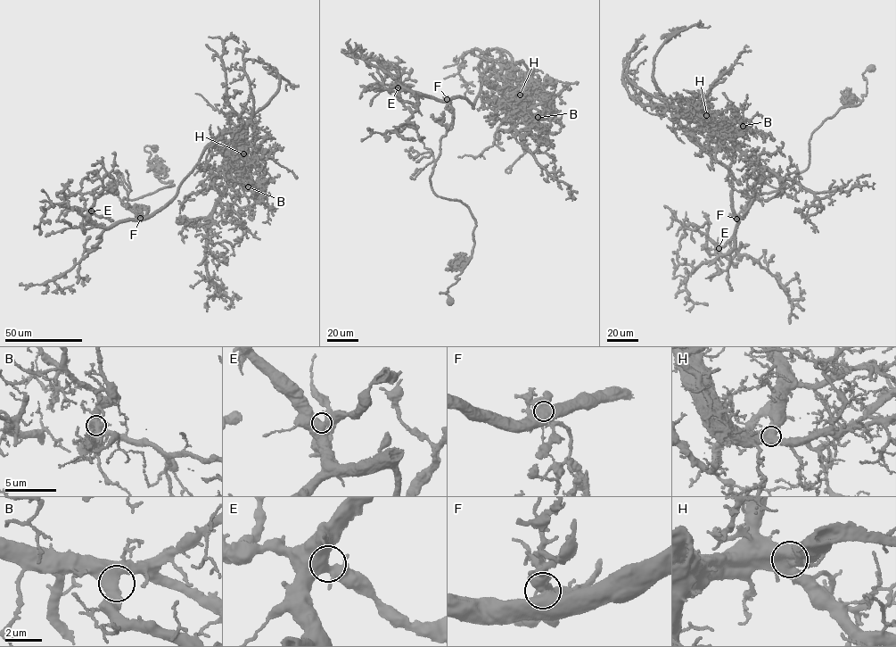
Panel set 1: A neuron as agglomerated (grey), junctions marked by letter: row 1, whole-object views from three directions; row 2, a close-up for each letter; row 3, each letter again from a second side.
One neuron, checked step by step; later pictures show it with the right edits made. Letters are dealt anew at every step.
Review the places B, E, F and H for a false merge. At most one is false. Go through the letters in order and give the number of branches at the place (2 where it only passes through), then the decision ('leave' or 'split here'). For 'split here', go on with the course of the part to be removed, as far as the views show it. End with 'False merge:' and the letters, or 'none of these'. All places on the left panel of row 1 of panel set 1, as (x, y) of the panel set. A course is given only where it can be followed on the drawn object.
B: 3 | leave
E: 3 | leave
F: 3 | split here | (140, 218), (147, 210), (125, 206), (123, 198), (174, 186), (160, 181), (151, 165), (144, 148), (154, 150)
H: 3 | leave
False merge: F

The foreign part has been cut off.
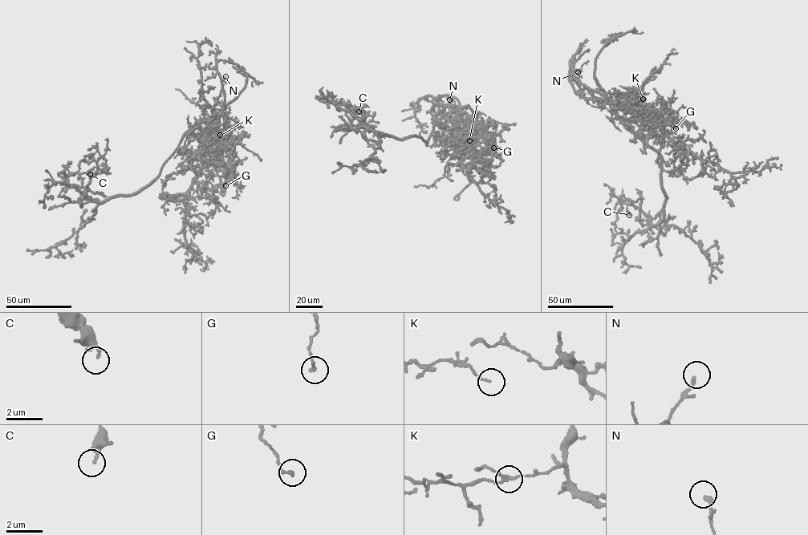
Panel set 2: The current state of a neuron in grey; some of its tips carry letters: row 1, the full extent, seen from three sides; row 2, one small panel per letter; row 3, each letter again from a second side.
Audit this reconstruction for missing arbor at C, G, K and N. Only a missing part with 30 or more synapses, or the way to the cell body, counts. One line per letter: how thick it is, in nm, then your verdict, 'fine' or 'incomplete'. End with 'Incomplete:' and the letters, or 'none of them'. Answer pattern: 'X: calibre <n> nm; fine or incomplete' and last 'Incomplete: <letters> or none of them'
C: calibre 200 nm; fine
G: calibre 140 nm; fine
K: calibre 90 nm; fine
N: calibre 190 nm; fine
Incomplete: none of them

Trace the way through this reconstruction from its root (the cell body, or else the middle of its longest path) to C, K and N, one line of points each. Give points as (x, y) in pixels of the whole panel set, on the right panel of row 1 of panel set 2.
C: (624, 123), (660, 155), (660, 183), (667, 198), (663, 217), (655, 225), (631, 204), (629, 215)
K: (624, 123), (619, 120), (614, 107), (636, 112), (639, 109), (635, 102), (643, 99)
N: (624, 123), (619, 120), (614, 107), (634, 113), (639, 108), (623, 105), (590, 89), (576, 79), (578, 72)

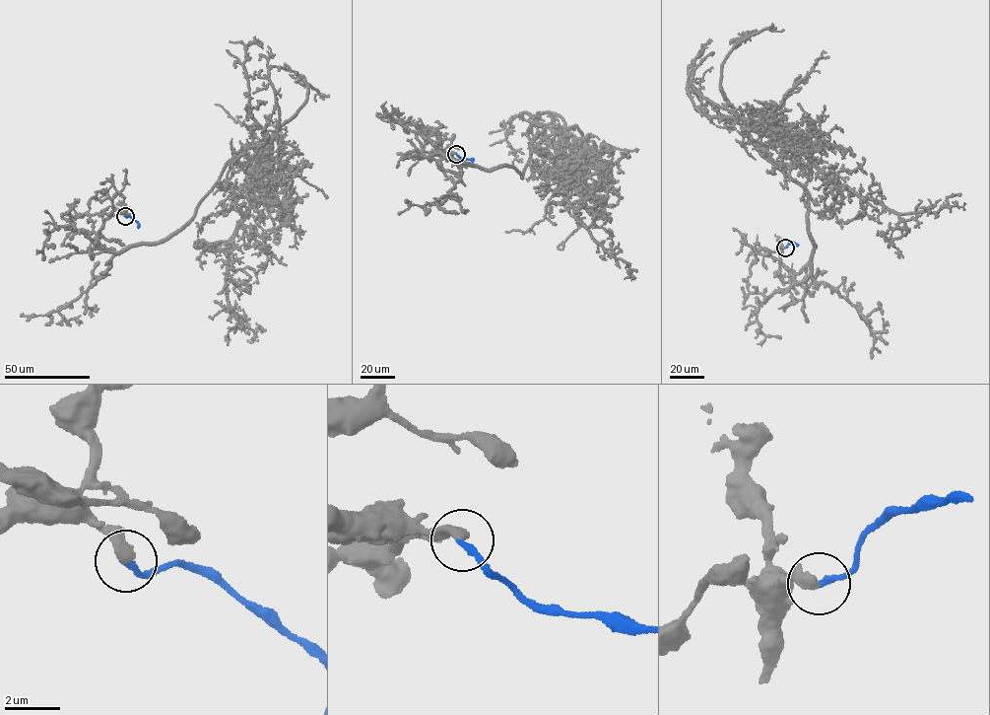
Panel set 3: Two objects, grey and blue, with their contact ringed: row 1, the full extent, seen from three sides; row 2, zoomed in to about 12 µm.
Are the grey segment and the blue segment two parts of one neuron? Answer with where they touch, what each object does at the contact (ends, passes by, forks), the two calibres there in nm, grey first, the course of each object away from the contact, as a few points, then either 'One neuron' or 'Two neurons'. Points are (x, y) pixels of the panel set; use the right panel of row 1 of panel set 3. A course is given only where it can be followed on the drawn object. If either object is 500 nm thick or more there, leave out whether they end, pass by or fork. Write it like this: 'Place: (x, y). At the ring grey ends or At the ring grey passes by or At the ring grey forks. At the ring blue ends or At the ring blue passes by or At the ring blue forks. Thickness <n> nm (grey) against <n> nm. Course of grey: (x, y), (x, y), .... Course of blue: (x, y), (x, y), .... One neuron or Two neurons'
Place: (785, 248). At the ring grey ends. At the ring blue ends. Thickness 400 nm (grey) against 220 nm. Course of grey: (785, 248), (794, 281), (807, 277), (808, 193), (746, 128), (803, 150), (897, 213), (935, 212), (960, 194). Course of blue: (785, 248), (791, 242), (798, 245). One neuron

